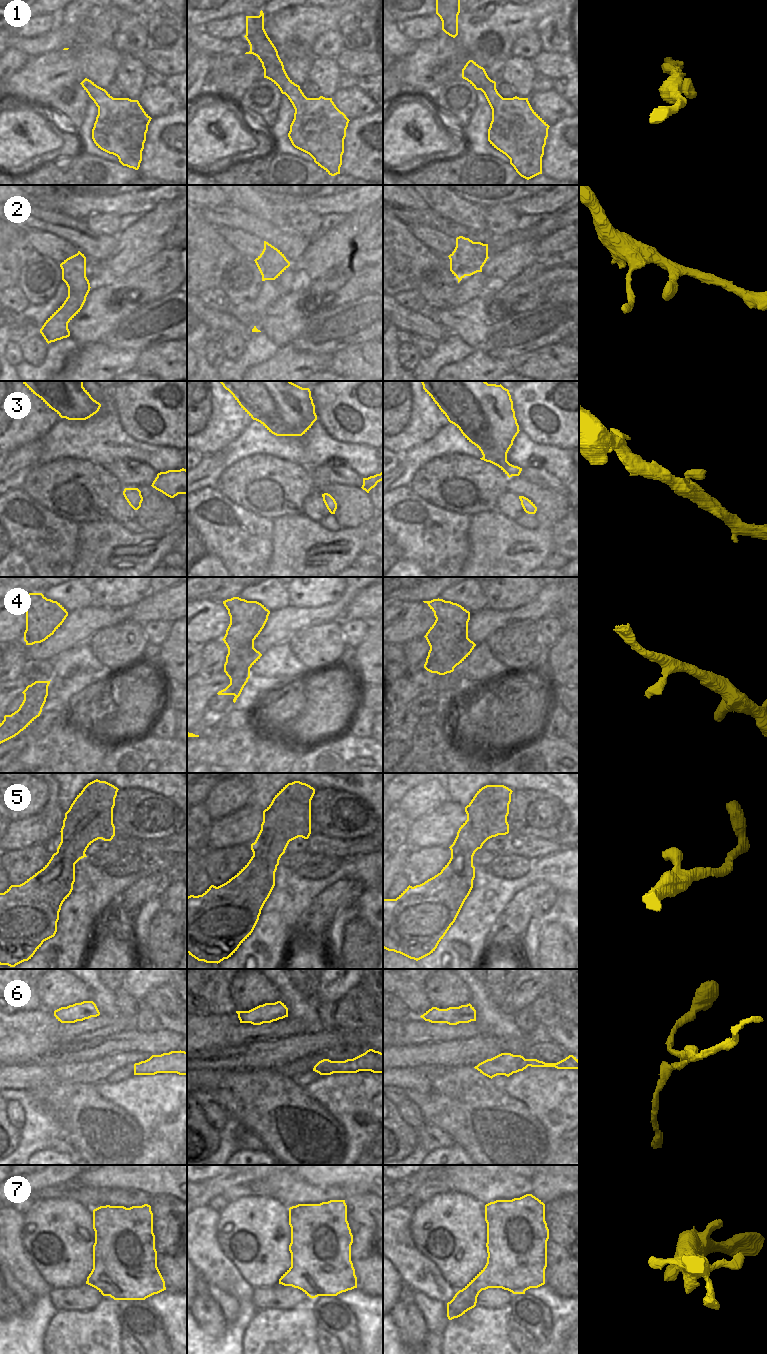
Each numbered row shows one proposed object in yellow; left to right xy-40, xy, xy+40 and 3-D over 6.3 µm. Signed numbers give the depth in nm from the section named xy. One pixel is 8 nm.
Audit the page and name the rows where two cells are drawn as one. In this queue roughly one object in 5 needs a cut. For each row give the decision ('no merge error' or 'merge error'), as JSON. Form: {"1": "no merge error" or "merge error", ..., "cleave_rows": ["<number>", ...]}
{"1": "no merge error", "2": "no merge error", "3": "no merge error", "4": "no merge error", "5": "no merge error", "6": "no merge error", "7": "no merge error", "cleave_rows": []}

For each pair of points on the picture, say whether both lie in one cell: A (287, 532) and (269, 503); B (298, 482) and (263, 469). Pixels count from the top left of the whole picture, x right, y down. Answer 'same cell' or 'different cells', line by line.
A: different cells
B: same cell

